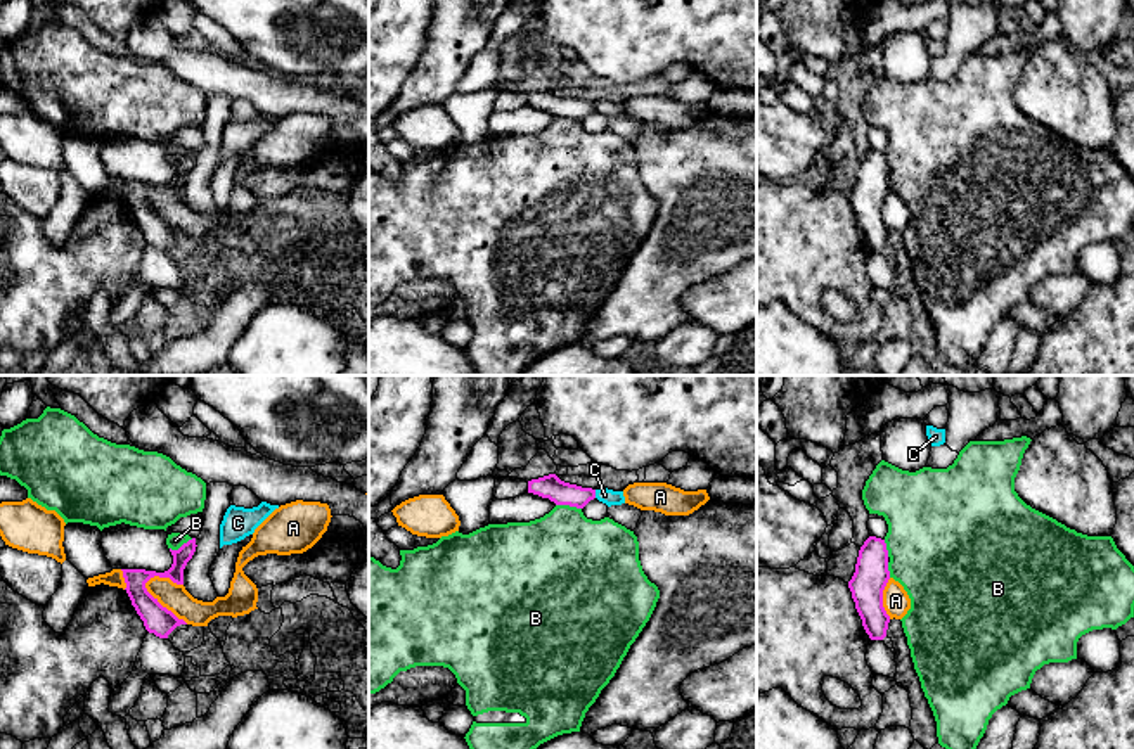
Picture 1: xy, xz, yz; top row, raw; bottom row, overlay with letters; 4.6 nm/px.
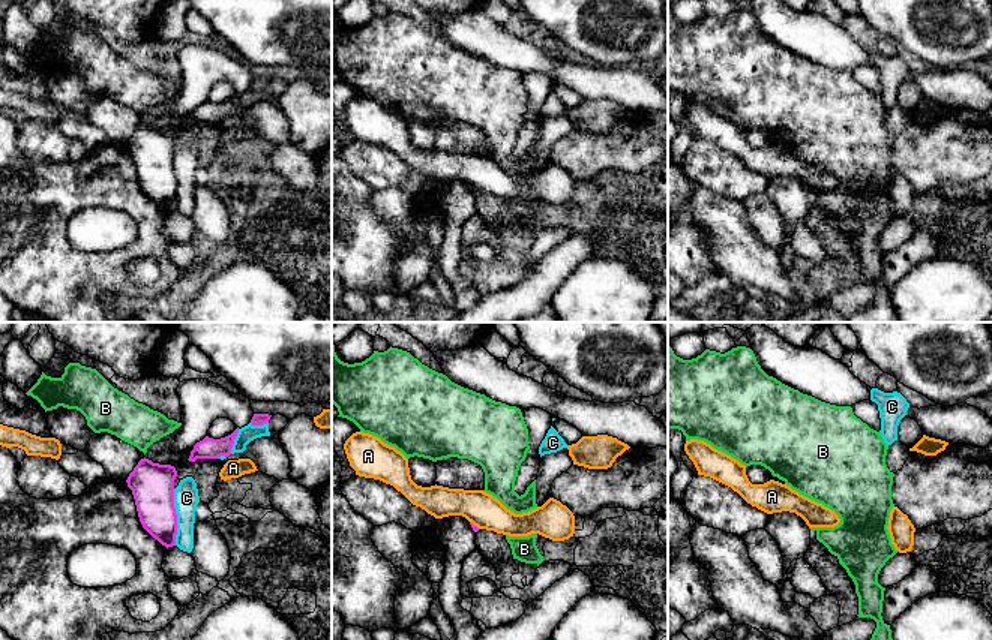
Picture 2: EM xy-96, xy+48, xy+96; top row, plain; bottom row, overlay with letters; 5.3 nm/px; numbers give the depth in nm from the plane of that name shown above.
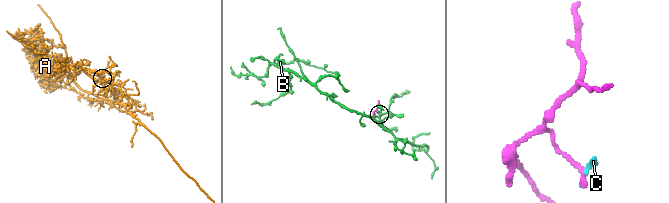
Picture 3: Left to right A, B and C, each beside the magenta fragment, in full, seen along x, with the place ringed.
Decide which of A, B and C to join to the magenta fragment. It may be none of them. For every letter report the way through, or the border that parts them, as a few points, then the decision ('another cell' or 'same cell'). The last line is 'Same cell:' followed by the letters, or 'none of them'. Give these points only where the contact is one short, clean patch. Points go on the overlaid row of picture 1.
A: border xy (151, 576), (146, 588), (187, 623); another cell
B: border xz (556, 504), (580, 509); another cell
C: another cell
Same cell: none of them

